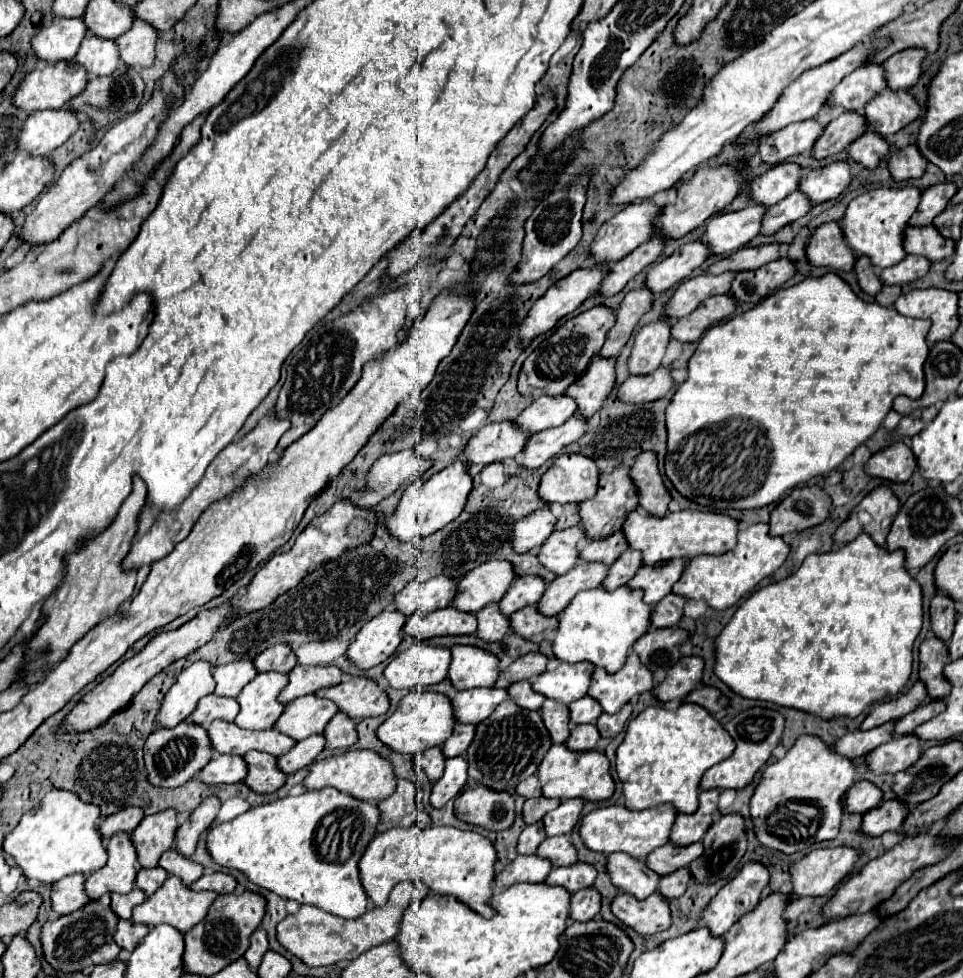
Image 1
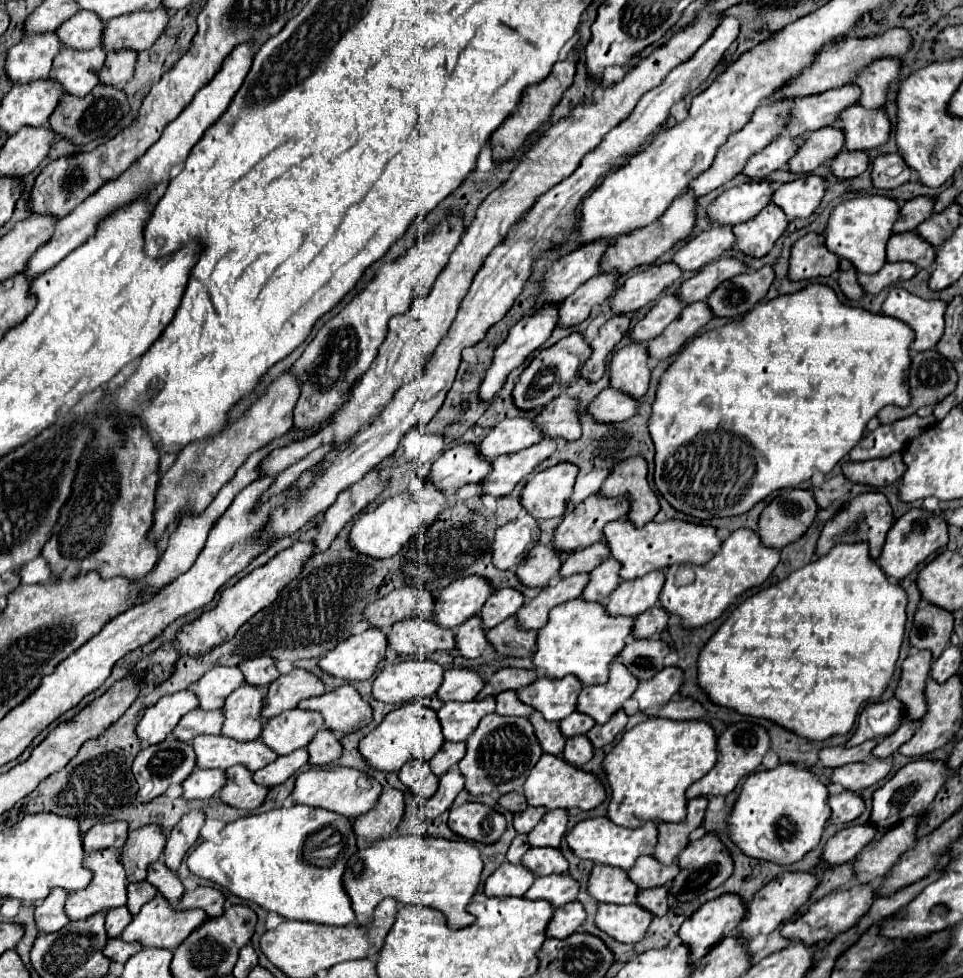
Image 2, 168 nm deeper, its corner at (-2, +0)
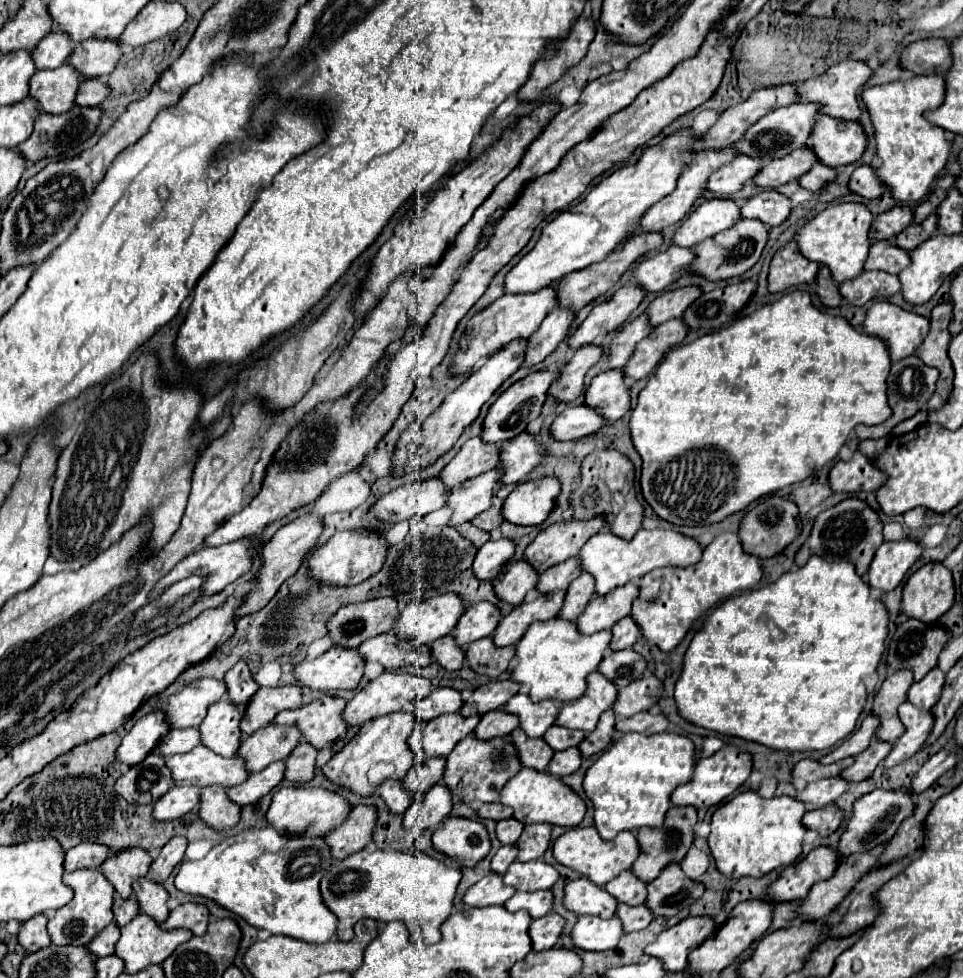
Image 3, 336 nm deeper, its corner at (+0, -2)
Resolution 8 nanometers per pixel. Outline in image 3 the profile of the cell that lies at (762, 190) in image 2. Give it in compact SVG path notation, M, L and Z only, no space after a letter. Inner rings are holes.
M706 200L688 218L684 218L682 226L674 232L670 244L680 248L690 248L700 240L706 240L726 228L732 228L740 220L738 204L732 200Z

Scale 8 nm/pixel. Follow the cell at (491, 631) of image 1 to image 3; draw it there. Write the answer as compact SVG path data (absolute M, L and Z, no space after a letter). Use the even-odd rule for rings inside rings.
M444 636L430 644L430 654L436 664L440 664L446 670L460 670L464 660L464 650L454 648L454 642L450 636Z

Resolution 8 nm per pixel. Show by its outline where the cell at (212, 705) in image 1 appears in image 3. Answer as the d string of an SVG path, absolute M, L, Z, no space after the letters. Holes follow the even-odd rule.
M184 728L184 730L170 730L156 746L156 752L164 758L174 754L184 754L200 744L200 736L196 736L196 728Z

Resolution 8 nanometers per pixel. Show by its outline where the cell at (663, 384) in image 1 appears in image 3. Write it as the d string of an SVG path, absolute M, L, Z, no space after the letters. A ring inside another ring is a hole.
M568 406L550 426L550 436L554 440L578 440L588 434L598 432L604 428L604 418L596 416L596 412L590 412L590 408L580 406Z

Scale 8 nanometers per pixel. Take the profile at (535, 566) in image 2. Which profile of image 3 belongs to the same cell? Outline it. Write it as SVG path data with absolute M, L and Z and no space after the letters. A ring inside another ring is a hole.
M520 560L520 562L506 564L500 570L500 574L492 580L492 586L498 600L504 600L516 606L524 600L524 596L530 590L534 590L536 580L538 580L538 572L532 572L532 568L528 568L528 564Z

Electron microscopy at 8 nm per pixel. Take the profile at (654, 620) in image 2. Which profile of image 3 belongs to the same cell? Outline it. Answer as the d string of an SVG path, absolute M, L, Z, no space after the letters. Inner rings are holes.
M624 618L612 626L612 640L610 640L610 650L626 650L632 648L636 640L640 640L640 628L632 624L632 620Z

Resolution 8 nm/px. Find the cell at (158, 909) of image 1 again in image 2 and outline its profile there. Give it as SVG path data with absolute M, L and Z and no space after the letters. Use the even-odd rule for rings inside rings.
M156 894L150 902L146 902L142 906L142 910L134 916L134 920L128 924L128 928L124 928L122 932L122 940L130 942L130 940L140 940L144 946L162 946L162 948L178 948L180 942L184 942L192 930L196 930L204 920L206 920L206 912L202 908L190 908L190 910L180 910L178 906L172 906L162 894Z

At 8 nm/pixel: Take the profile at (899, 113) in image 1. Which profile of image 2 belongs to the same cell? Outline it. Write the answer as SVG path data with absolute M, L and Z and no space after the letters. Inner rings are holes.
M854 104L840 114L840 128L846 134L846 150L870 150L888 142L890 118L884 108L864 108Z

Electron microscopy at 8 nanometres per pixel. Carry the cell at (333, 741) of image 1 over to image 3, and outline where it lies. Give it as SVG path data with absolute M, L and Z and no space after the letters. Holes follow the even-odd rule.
M298 744L290 756L284 760L286 762L286 770L284 770L284 778L288 782L294 782L294 784L304 784L304 782L310 782L314 772L316 772L316 754L318 752L312 752L312 748L308 748L308 744Z

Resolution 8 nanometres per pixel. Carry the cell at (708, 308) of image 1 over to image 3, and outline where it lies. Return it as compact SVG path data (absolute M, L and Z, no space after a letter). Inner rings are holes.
M680 318L668 320L660 328L654 328L650 336L646 336L644 340L640 340L640 344L636 344L634 354L622 368L624 376L634 380L650 376L654 368L660 364L660 360L664 358L664 354L670 348L682 344L686 332L688 328L684 328L684 322Z

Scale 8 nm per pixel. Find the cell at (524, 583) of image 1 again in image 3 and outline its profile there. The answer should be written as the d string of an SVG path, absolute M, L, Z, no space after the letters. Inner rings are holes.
M480 602L480 604L474 604L472 608L468 608L460 616L460 620L452 628L450 636L454 638L458 648L466 648L474 640L492 636L498 622L500 622L498 608L488 602Z

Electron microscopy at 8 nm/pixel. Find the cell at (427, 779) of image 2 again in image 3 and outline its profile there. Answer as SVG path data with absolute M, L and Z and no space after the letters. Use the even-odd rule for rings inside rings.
M386 780L384 784L380 784L378 794L384 800L390 814L404 814L414 800L412 794L408 794L408 792L404 792L404 788L400 788L398 780Z

